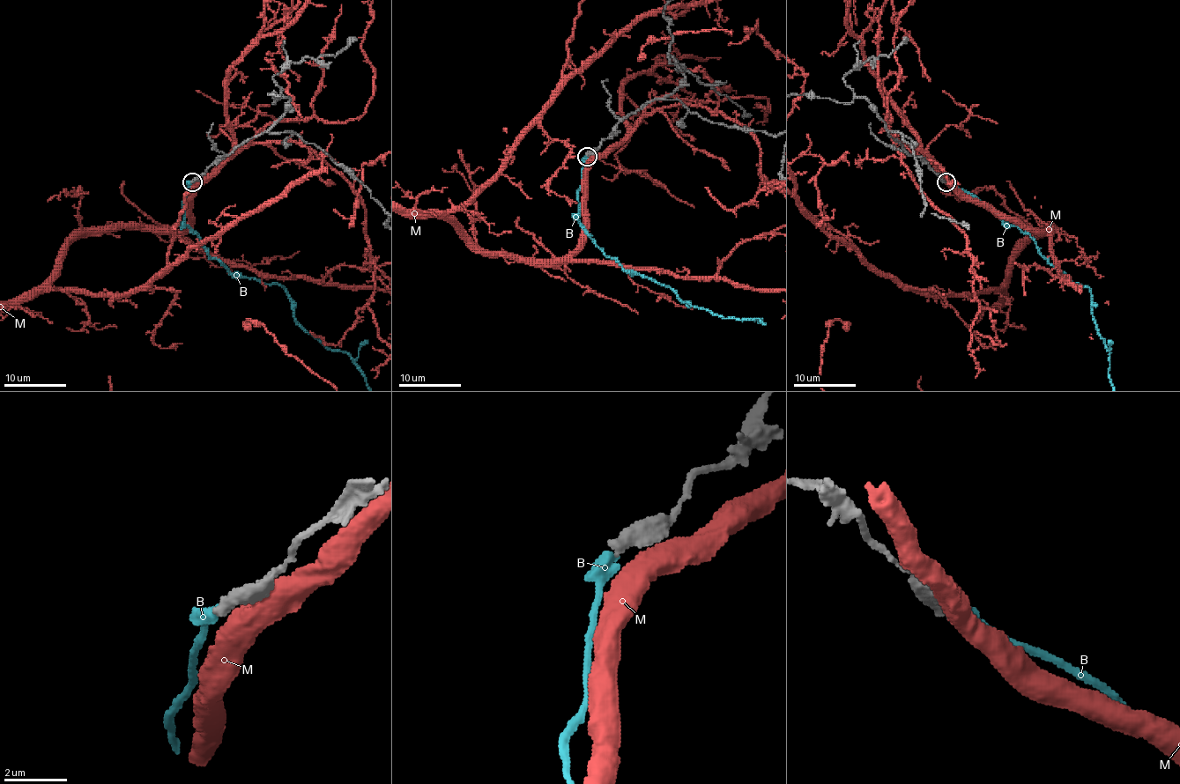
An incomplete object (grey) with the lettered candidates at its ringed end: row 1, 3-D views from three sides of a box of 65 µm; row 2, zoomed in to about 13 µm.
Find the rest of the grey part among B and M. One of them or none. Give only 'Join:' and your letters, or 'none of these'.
Join: none of these

